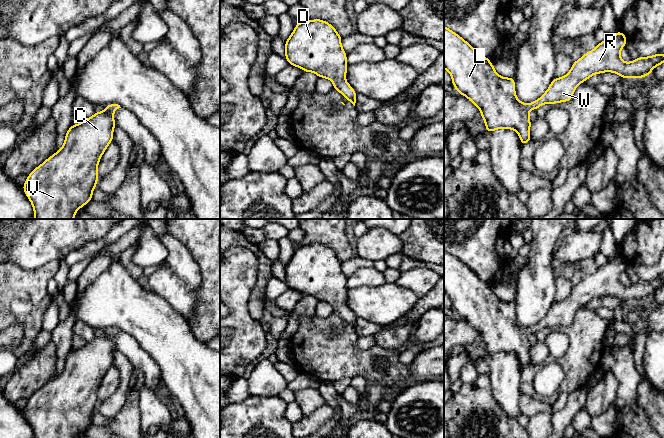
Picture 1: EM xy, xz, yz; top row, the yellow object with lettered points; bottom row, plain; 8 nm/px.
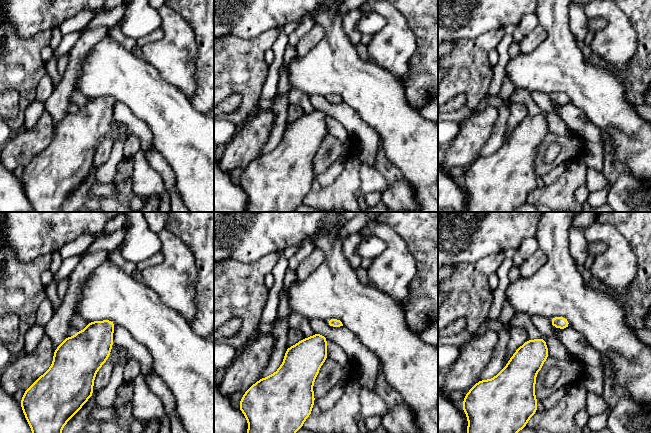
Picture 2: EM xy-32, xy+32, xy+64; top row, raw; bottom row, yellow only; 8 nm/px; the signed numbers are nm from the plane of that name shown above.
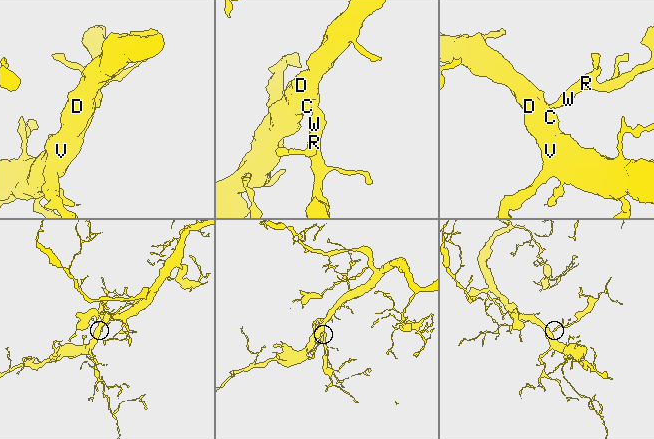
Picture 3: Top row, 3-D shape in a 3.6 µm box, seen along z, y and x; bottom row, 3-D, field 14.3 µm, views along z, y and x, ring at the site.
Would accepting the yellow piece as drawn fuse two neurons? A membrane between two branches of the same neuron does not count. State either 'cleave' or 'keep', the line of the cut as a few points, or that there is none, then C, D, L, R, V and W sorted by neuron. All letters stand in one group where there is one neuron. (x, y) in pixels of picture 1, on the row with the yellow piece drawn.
keep | no cut | C D L R V W

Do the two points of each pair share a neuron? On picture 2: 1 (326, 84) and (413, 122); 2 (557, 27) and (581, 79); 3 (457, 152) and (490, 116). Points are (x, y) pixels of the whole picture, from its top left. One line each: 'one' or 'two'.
1: one
2: one
3: one

